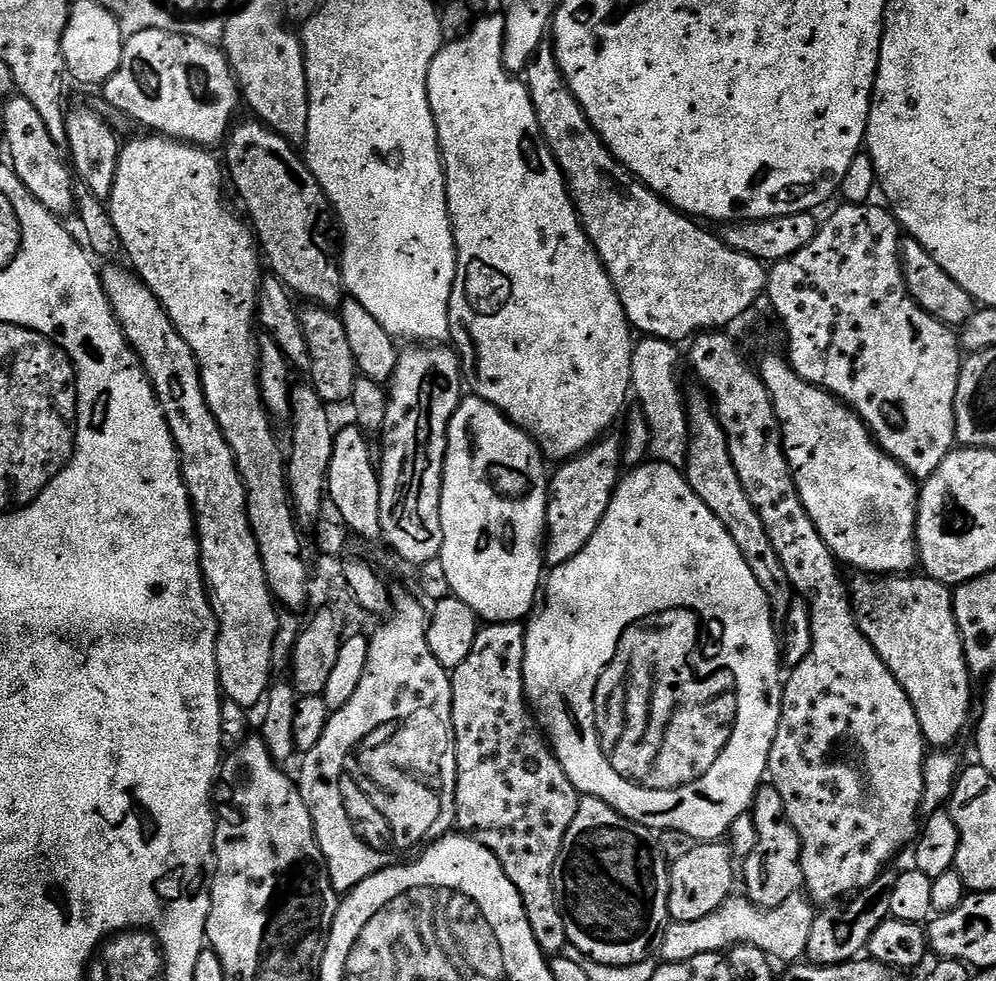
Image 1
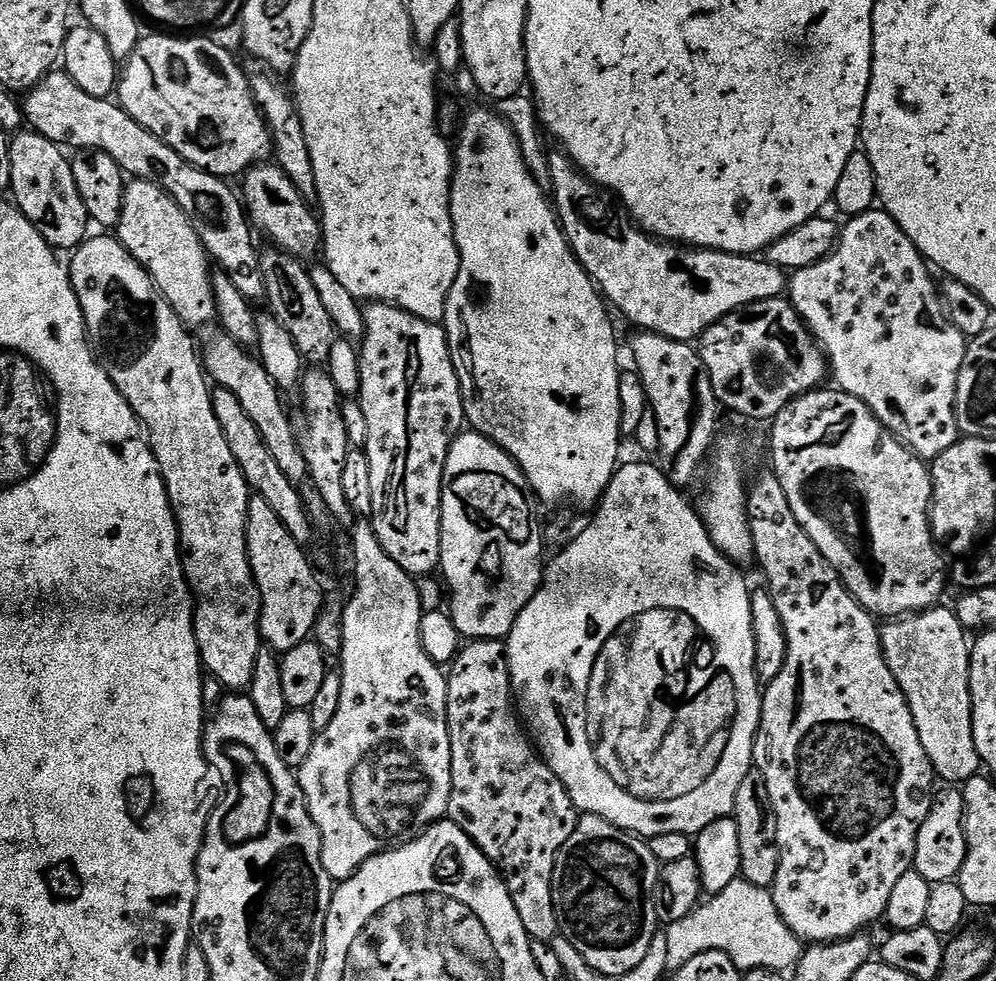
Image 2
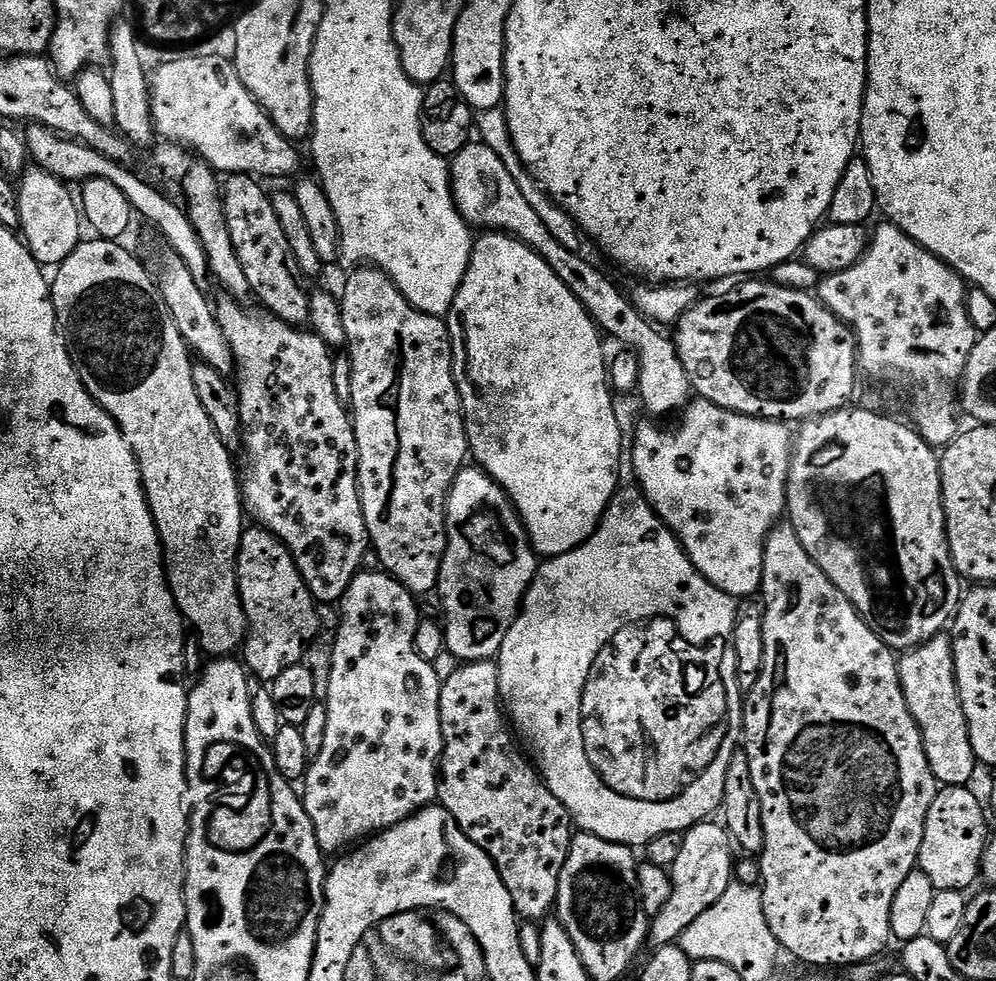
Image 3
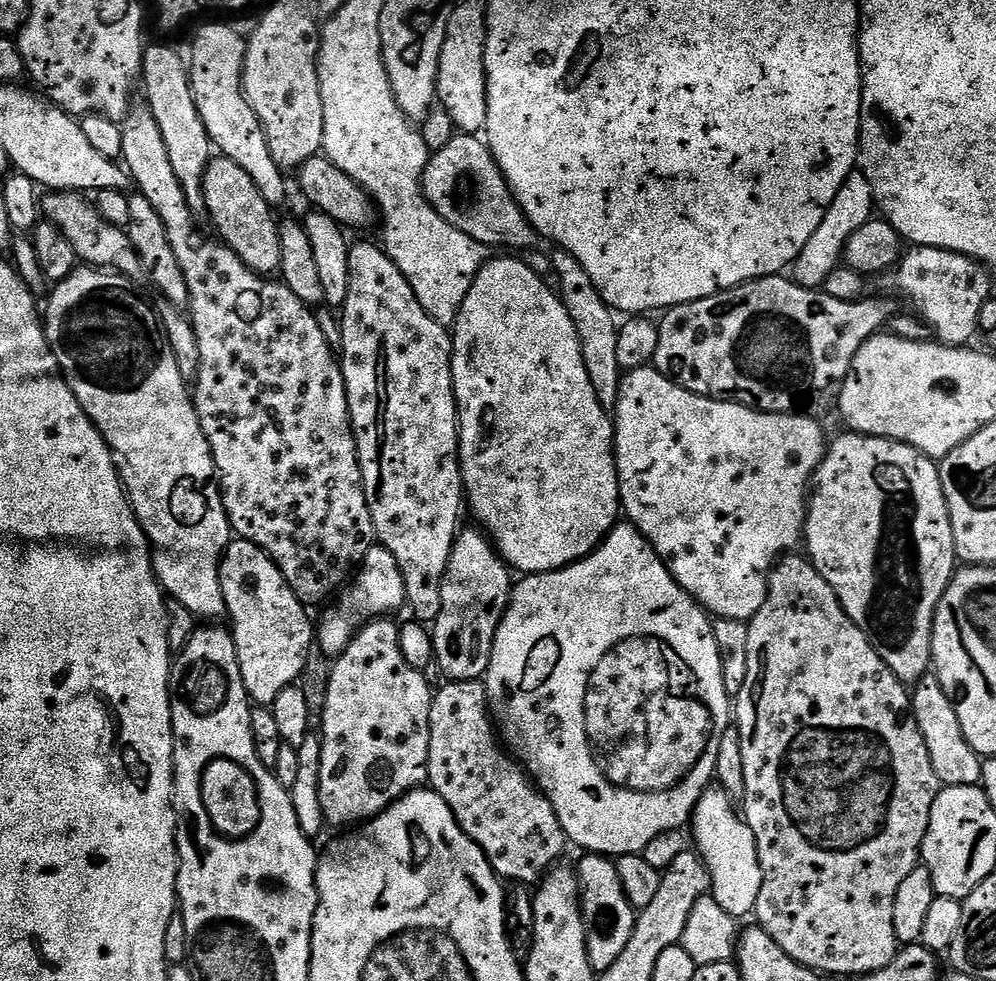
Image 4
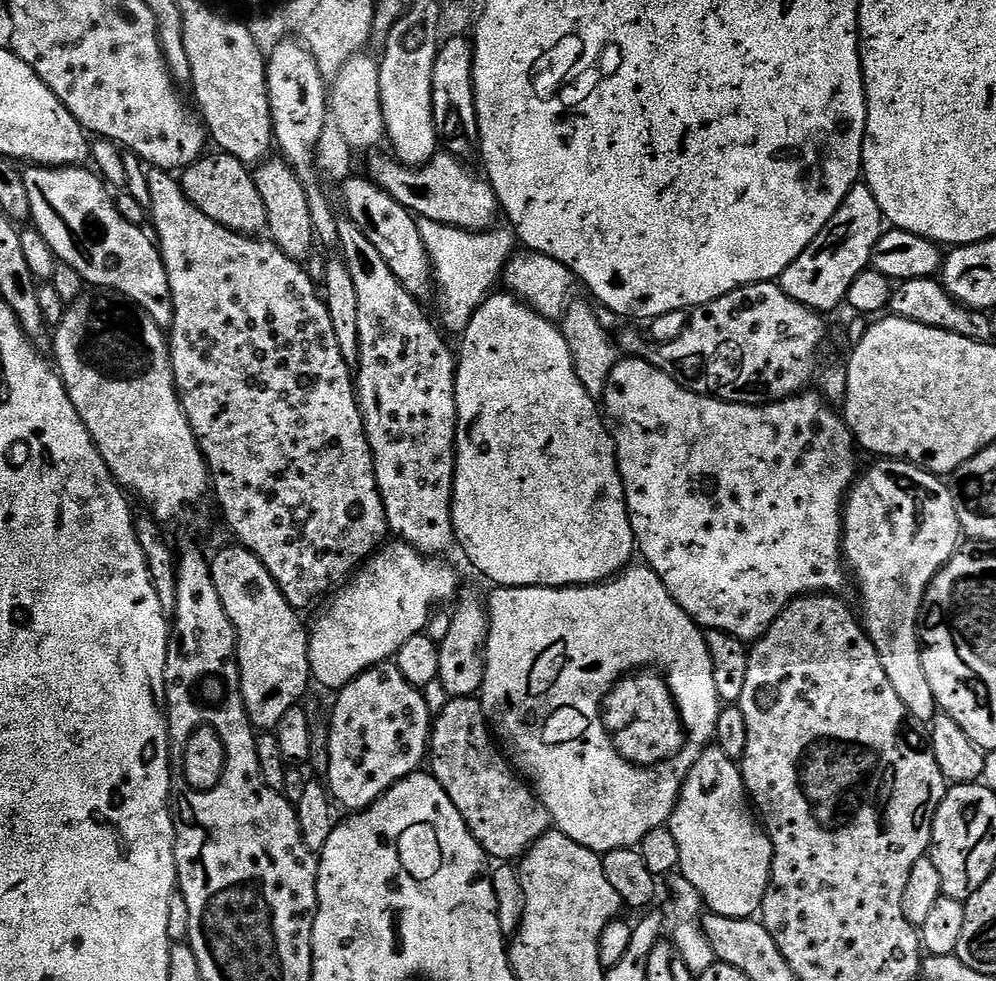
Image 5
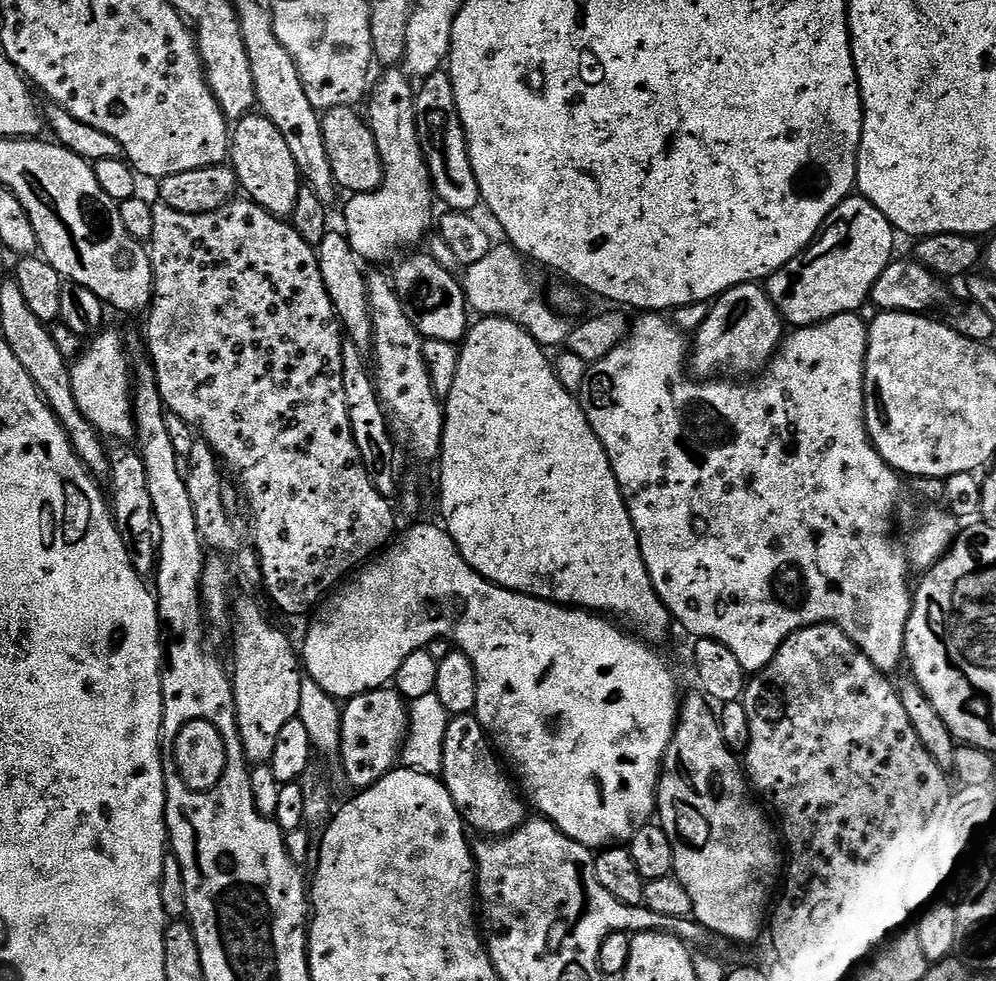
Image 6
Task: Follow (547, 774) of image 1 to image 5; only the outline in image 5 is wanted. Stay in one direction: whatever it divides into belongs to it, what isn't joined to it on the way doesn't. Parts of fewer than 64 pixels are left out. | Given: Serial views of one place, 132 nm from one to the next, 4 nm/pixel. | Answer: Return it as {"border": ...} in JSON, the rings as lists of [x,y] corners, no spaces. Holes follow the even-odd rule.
{"border":[[[452,698],[435,713],[430,724],[428,752],[430,764],[432,760],[430,775],[446,790],[485,857],[500,860],[496,862],[515,861],[549,831],[548,811],[498,747],[479,699]]]}

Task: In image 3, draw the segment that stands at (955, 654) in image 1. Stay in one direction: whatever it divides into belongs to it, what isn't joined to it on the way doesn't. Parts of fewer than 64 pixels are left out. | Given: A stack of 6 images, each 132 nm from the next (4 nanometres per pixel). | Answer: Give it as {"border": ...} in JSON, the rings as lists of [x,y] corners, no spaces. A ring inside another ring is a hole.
{"border":[[[951,635],[934,636],[916,648],[909,648],[899,657],[898,674],[906,706],[920,731],[924,753],[930,762],[934,778],[941,785],[950,788],[971,785],[972,775],[978,769],[978,761],[970,746],[966,714],[962,710],[962,698],[958,694]]]}

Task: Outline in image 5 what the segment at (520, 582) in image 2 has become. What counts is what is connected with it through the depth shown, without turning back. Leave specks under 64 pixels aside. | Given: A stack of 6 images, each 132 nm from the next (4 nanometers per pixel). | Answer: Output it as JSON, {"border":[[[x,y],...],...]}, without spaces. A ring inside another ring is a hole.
{"border":[[[462,596],[455,601],[456,609],[448,620],[444,637],[439,637],[438,640],[438,679],[450,698],[475,697],[484,681],[484,645],[488,639],[488,614],[478,597]]]}

